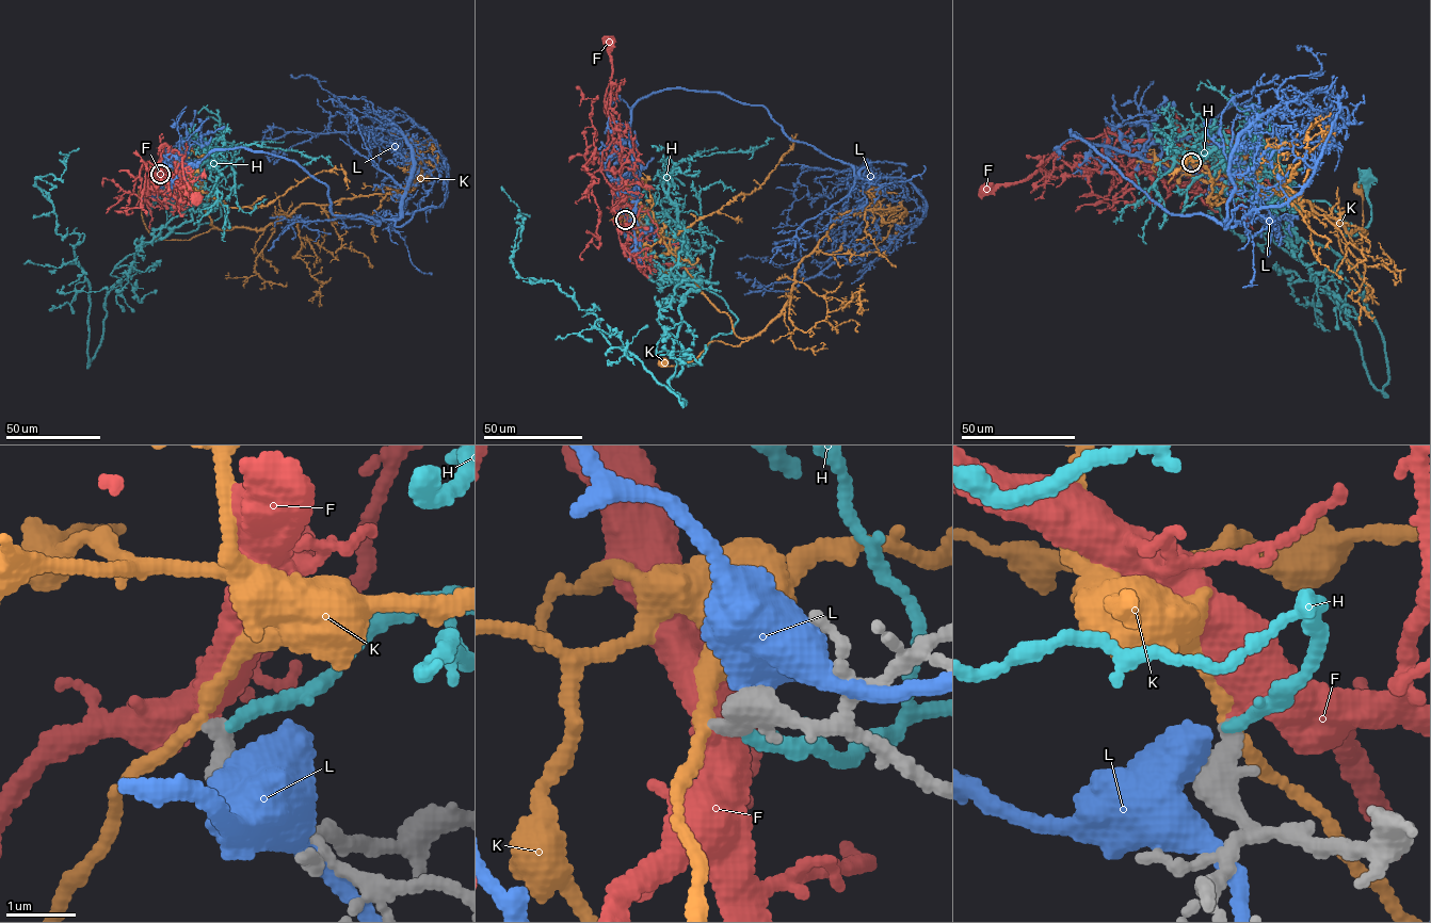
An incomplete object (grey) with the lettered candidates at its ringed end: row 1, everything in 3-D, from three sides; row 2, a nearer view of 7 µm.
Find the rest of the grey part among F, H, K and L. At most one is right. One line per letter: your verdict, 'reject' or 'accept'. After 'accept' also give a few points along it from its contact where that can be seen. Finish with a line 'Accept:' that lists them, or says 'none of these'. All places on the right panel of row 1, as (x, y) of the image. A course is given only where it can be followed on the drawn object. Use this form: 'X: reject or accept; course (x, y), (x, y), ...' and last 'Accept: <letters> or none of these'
F: accept; course (1191, 162), (1156, 139), (1124, 141), (1104, 132), (1092, 139), (1072, 141), (1024, 179), (986, 188)
H: reject
K: reject
L: reject
Accept: F

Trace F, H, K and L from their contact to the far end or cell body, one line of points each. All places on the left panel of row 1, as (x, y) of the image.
F: (160, 174), (172, 155), (167, 157), (176, 149), (185, 156), (183, 175), (196, 196)
H: (161, 174), (178, 163), (215, 160), (193, 193), (219, 204), (221, 216), (175, 232), (166, 224), (167, 184)
K: (160, 174), (175, 169), (221, 229), (158, 240), (143, 220), (143, 192)
L: (161, 175), (262, 150), (325, 183), (333, 215), (399, 217), (411, 151), (389, 119), (271, 127), (261, 144)

